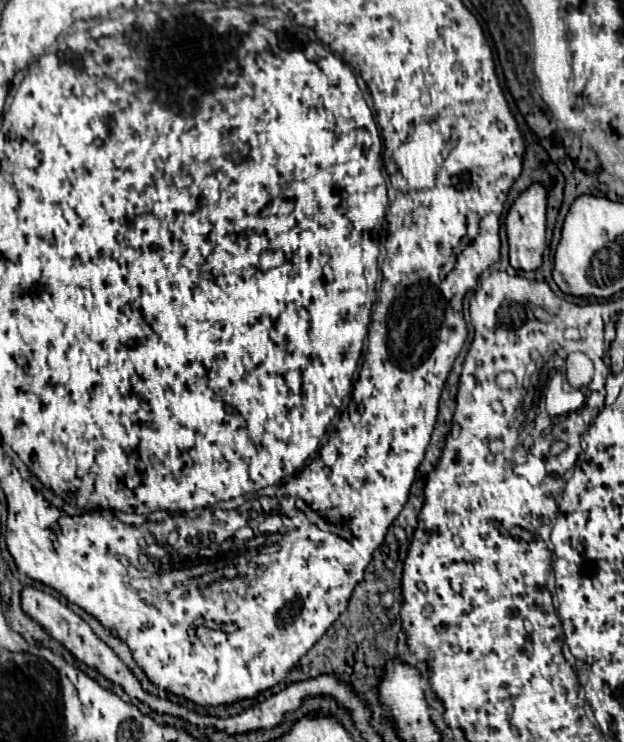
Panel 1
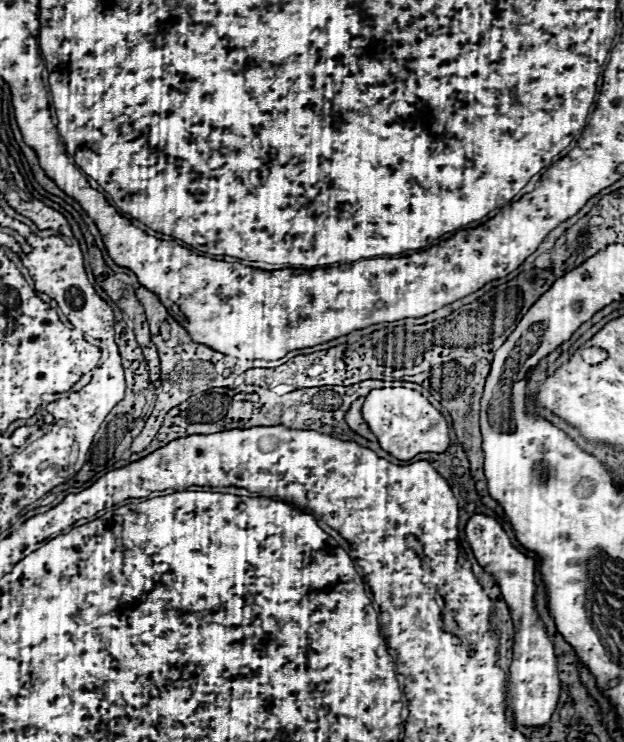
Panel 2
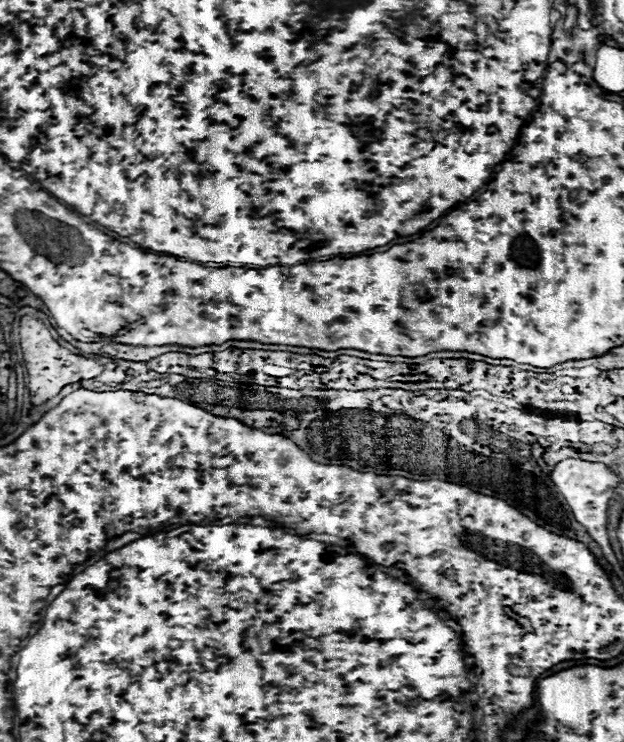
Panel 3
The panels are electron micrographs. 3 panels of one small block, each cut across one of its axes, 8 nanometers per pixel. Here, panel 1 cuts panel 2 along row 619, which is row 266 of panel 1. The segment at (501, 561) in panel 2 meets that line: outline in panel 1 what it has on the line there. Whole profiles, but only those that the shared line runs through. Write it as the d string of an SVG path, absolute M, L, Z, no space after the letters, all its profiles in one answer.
M534 182L526 188L510 206L506 216L506 236L509 246L509 262L514 270L536 270L542 264L546 243L546 208L548 208L548 190L544 184Z

